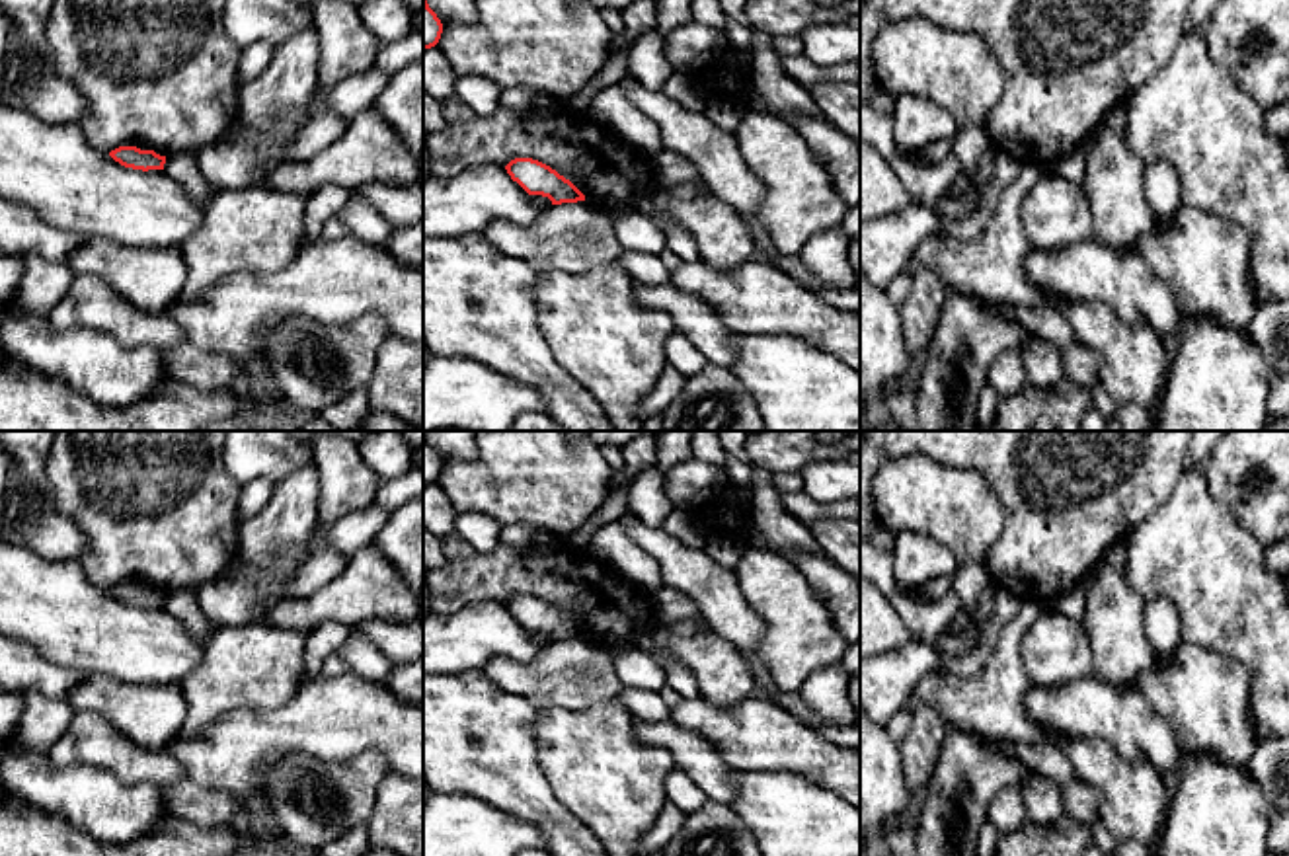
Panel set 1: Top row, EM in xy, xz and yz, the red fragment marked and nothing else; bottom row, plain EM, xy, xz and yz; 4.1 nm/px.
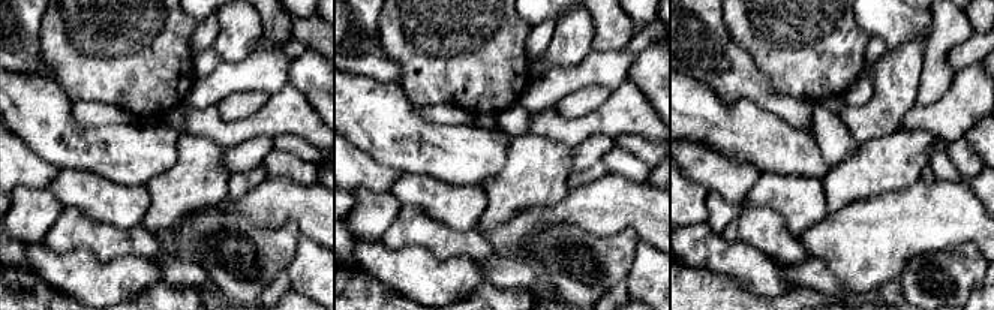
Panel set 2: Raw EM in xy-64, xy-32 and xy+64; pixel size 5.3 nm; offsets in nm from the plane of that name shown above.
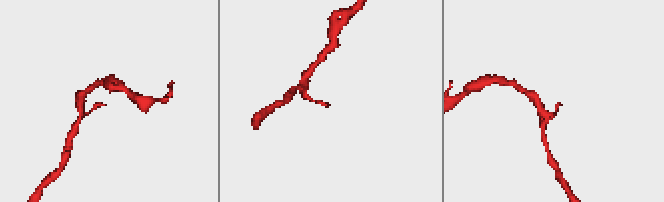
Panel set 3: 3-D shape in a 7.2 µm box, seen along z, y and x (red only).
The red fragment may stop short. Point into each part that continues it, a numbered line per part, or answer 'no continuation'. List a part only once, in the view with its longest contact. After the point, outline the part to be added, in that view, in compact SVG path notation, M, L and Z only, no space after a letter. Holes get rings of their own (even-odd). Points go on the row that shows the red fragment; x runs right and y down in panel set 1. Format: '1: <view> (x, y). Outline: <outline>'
no continuation

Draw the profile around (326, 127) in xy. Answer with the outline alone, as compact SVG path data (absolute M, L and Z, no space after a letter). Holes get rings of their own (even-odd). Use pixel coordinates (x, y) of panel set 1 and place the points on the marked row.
M322 109L308 119L287 146L287 160L308 160L337 142L347 121L333 109Z

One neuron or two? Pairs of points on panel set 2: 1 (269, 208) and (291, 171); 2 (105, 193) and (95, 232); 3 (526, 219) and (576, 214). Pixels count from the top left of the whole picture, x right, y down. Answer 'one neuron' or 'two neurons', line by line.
1: two neurons
2: two neurons
3: one neuron

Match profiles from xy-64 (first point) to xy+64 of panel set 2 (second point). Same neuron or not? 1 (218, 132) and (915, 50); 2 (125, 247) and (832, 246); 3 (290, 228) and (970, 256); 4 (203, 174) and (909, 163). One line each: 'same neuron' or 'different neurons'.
1: different neurons
2: different neurons
3: same neuron
4: same neuron

